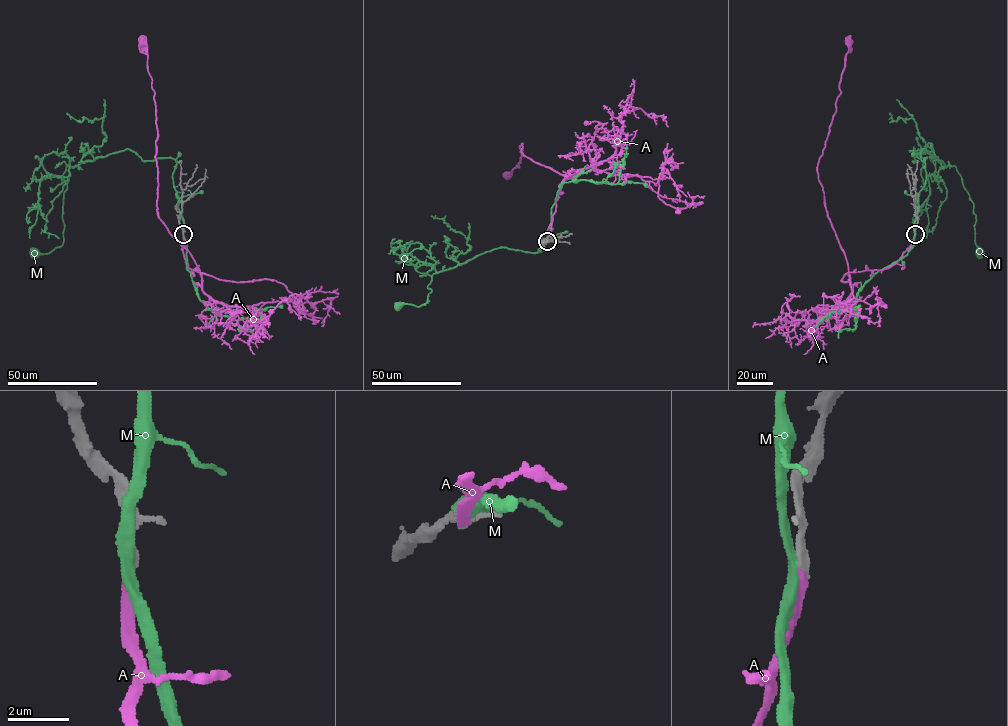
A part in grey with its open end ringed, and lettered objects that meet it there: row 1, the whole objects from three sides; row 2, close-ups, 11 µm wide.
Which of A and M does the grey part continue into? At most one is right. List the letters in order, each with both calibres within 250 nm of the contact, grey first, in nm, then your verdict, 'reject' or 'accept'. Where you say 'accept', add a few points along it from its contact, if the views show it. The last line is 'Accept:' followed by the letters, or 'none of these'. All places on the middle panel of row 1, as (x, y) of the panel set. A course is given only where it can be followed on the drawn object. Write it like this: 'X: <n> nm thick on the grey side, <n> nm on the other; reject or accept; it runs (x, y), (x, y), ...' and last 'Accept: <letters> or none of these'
A: 320 nm thick on the grey side, 260 nm on the other; accept; it runs (547, 242), (565, 176), (525, 156), (522, 143), (519, 167), (507, 174)
M: 360 nm thick on the grey side, 320 nm on the other; reject
Accept: A

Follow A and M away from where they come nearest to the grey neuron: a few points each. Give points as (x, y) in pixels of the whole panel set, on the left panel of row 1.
A: (183, 234), (185, 260), (191, 270), (200, 272), (190, 253), (158, 215), (154, 93), (143, 41)
M: (183, 233), (172, 178), (176, 161), (143, 160), (125, 149), (67, 165), (63, 243), (49, 253), (33, 253)

